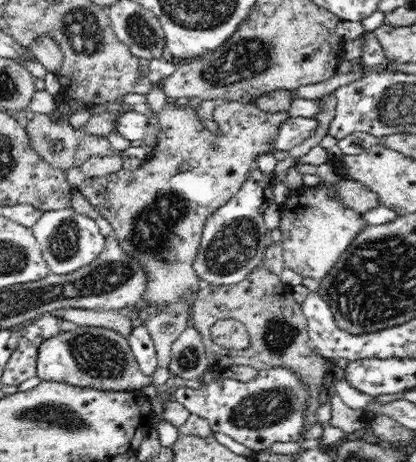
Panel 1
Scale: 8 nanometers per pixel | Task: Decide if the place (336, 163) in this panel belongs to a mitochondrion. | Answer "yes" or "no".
no

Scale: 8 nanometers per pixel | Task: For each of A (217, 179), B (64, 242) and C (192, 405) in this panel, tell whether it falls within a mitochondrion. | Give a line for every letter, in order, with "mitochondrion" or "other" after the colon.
A: other
B: mitochondrion
C: other

